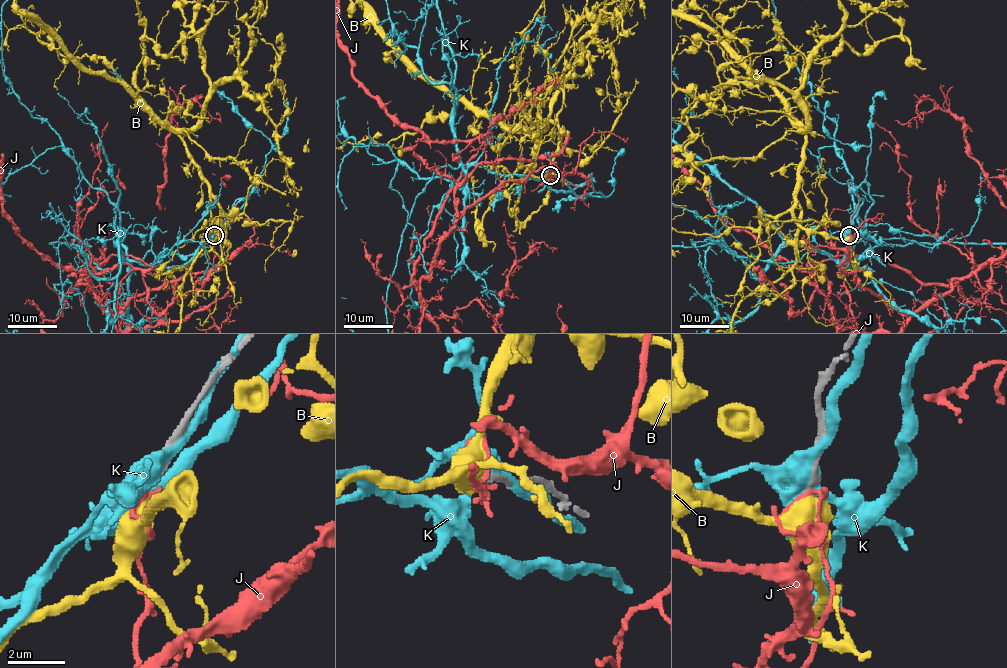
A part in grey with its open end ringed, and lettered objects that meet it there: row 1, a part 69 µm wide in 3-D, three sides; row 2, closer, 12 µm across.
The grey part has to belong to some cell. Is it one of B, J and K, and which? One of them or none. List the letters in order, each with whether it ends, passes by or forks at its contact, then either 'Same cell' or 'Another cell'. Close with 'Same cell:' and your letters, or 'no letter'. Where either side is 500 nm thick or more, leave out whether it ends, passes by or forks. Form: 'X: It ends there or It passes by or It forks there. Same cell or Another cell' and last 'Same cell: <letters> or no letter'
B: Another cell
J: It passes by. Another cell
K: It passes by. Another cell
Same cell: no letter

